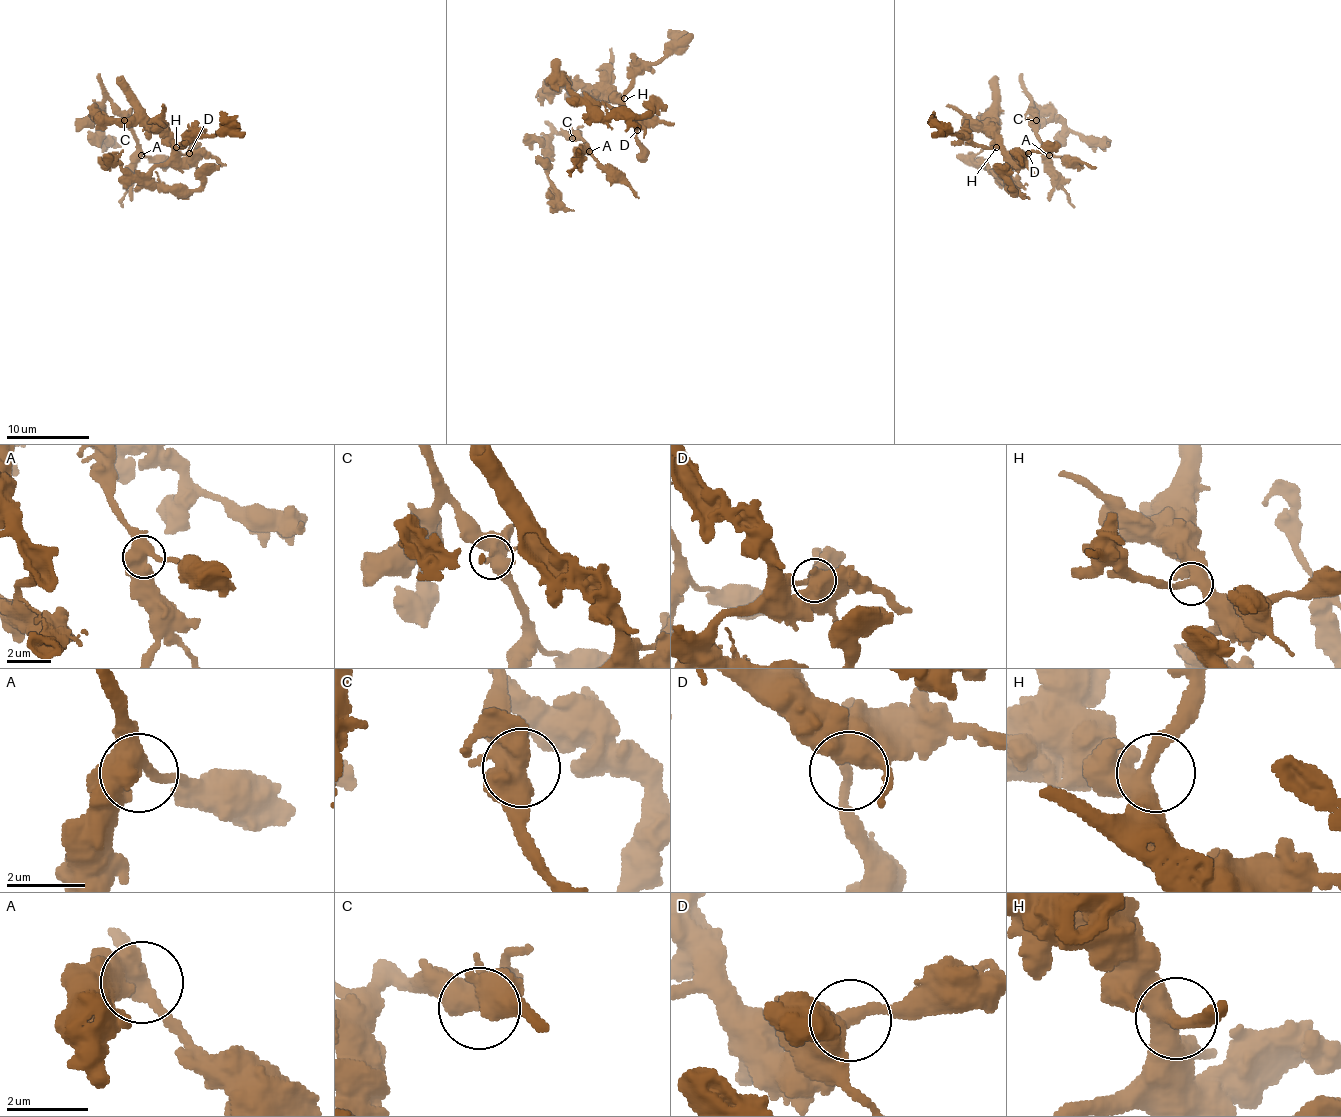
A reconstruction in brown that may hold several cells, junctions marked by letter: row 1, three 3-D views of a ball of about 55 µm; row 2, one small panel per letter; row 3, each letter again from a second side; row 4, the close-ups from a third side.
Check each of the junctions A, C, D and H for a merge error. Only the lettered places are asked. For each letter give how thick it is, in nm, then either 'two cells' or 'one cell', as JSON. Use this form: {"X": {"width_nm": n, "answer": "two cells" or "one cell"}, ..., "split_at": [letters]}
{"A": {"width_nm": 460, "answer": "one cell"}, "C": {"width_nm": 550, "answer": "one cell"}, "D": {"width_nm": 240, "answer": "one cell"}, "H": {"width_nm": 400, "answer": "one cell"}, "split_at": []}

